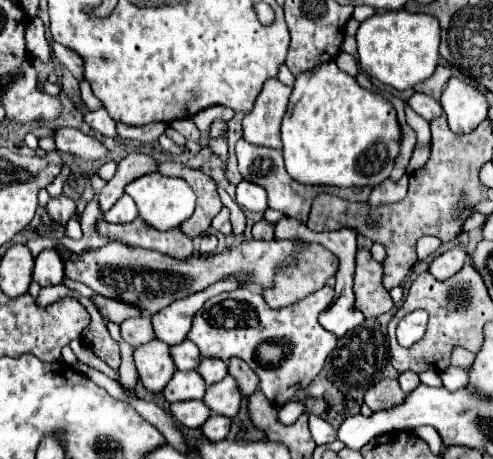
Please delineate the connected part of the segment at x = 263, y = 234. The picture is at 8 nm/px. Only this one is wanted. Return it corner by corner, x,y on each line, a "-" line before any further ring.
265,220
255,222
255,226
253,226
253,238
255,240
271,240
273,238
273,224
269,224

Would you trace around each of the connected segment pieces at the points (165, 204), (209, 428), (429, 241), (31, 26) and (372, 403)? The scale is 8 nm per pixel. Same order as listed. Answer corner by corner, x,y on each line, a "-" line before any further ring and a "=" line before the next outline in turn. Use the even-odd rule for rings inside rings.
159,172
141,176
137,180
133,180
125,192
135,200
137,210
139,210
139,218
143,218
149,226
157,228
157,230
169,230
169,228
177,228
185,222
185,218
189,218
195,210
195,194
191,192
189,184
181,178
167,178
161,176
=
213,414
203,426
201,426
201,432
205,438
213,440
213,442
221,442
225,440
225,436
229,434
229,426
231,426
231,420
225,418
225,416
219,416
219,414
=
423,236
423,238
417,242
419,260
421,260
421,258
427,258
427,256
431,256
431,254
435,254
439,246
441,246
441,240
439,240
437,236
=
35,16
29,20
25,40
27,40
27,50
35,60
39,60
39,62
51,60
51,48
49,48
49,42
45,38
45,28
43,28
41,18
=
383,378
373,388
367,390
365,404
373,412
377,412
377,410
387,410
387,408
401,404
403,398
405,398
405,392
399,388
399,382
391,378

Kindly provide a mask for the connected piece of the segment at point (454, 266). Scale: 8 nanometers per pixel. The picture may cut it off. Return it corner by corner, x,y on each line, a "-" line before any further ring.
451,248
439,256
433,258
431,266
429,266
429,272
437,278
437,280
447,280
451,278
453,274
457,274
465,262
467,254
461,250
461,248

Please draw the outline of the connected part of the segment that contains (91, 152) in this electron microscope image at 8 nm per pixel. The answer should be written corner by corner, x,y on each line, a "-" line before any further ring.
59,128
55,144
57,144
57,150
69,152
83,160
103,160
109,154
109,150
105,148
103,142
99,142
97,138
87,136
75,128

